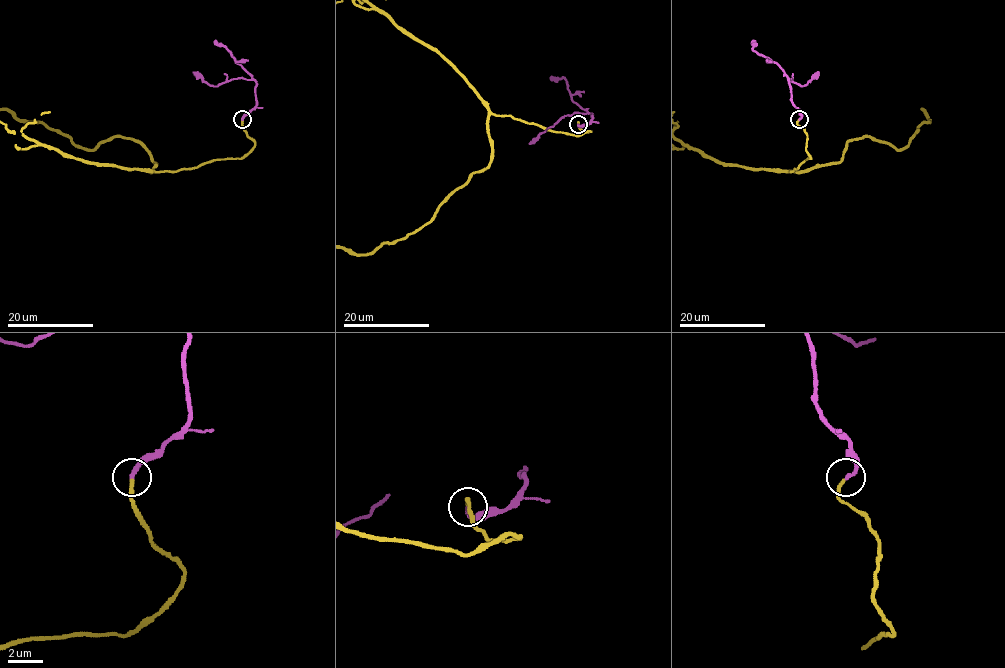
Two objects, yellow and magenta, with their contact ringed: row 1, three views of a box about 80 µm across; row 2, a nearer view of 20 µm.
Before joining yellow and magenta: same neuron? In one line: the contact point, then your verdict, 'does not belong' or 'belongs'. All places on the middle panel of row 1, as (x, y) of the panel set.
(578, 124) | belongs

